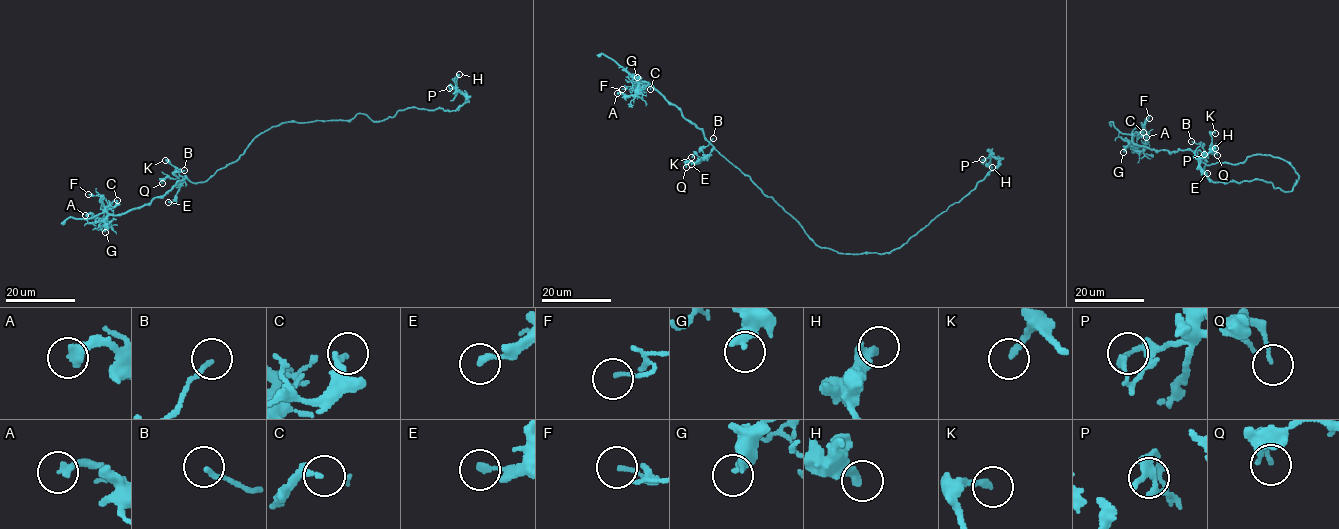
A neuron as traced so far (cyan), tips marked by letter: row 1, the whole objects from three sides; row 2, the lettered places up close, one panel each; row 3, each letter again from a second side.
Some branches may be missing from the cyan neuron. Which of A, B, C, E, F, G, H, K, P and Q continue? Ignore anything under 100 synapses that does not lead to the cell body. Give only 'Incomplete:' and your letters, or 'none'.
Incomplete: none

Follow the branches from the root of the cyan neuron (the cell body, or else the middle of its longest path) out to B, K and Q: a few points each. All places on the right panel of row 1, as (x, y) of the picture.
B: (1273, 156), (1255, 154), (1243, 162), (1207, 165), (1197, 154), (1204, 153), (1200, 144), (1191, 141)
K: (1273, 156), (1255, 154), (1243, 162), (1207, 165), (1197, 152), (1207, 154), (1211, 133), (1215, 133)
Q: (1273, 156), (1255, 154), (1243, 162), (1207, 165), (1197, 152), (1213, 154), (1214, 150), (1217, 155)

